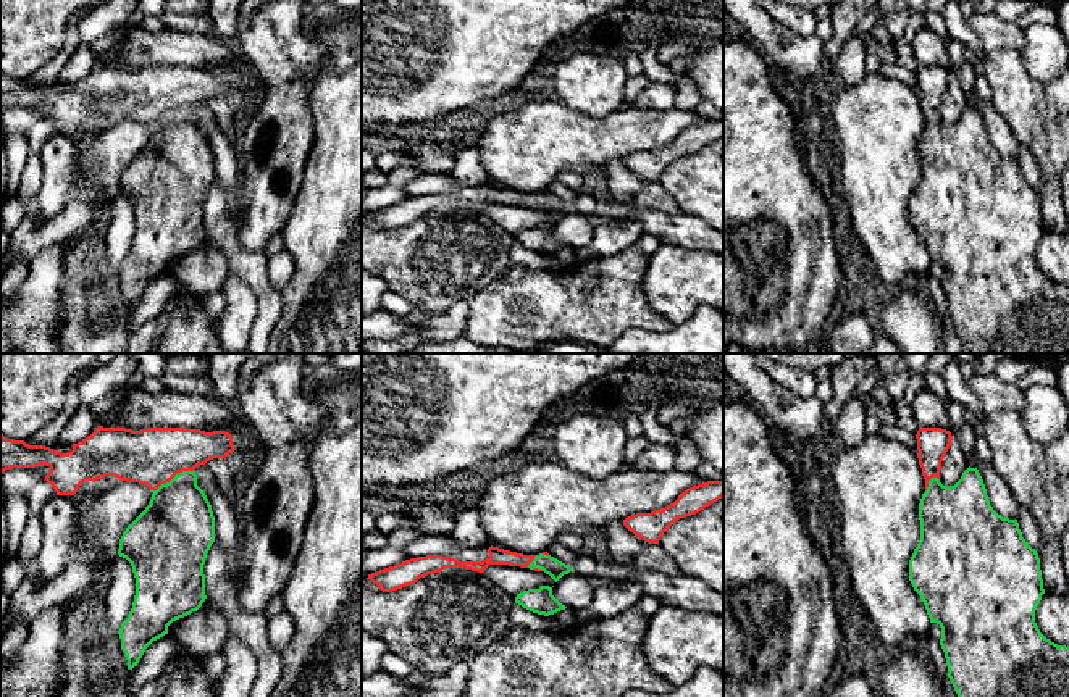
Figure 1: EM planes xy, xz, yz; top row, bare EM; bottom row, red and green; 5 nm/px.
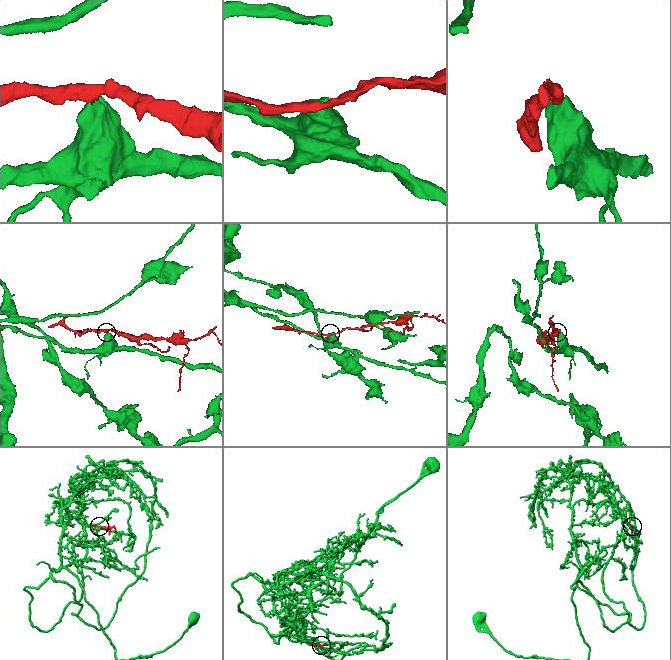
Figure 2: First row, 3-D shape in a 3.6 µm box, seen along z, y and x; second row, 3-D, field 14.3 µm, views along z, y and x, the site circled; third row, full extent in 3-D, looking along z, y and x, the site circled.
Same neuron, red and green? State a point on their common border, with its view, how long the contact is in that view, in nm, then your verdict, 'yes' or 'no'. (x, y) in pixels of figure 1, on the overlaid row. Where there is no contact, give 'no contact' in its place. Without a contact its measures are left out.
xy (173, 476) | 220 nm | yes

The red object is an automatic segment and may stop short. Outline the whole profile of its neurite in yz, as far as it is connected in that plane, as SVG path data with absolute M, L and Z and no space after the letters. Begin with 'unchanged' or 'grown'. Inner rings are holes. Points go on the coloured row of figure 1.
grown; M920 428L916 439L925 492L909 581L930 623L941 628L940 645L958 697L1069 697L1069 647L1046 639L1035 623L1045 594L1037 550L1022 537L1017 520L993 510L977 468L969 466L954 486L940 482L950 431Z

